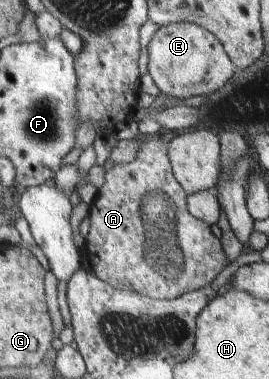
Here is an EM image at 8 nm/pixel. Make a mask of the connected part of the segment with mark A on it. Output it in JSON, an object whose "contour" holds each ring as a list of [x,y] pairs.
{"contour":[[[151,139],[142,145],[134,162],[113,165],[106,172],[105,185],[89,204],[91,230],[85,239],[84,253],[95,274],[117,289],[135,290],[156,300],[173,300],[195,293],[208,286],[227,265],[221,241],[211,231],[210,225],[195,217],[188,209],[186,188],[179,183],[172,169],[170,142]]]}

